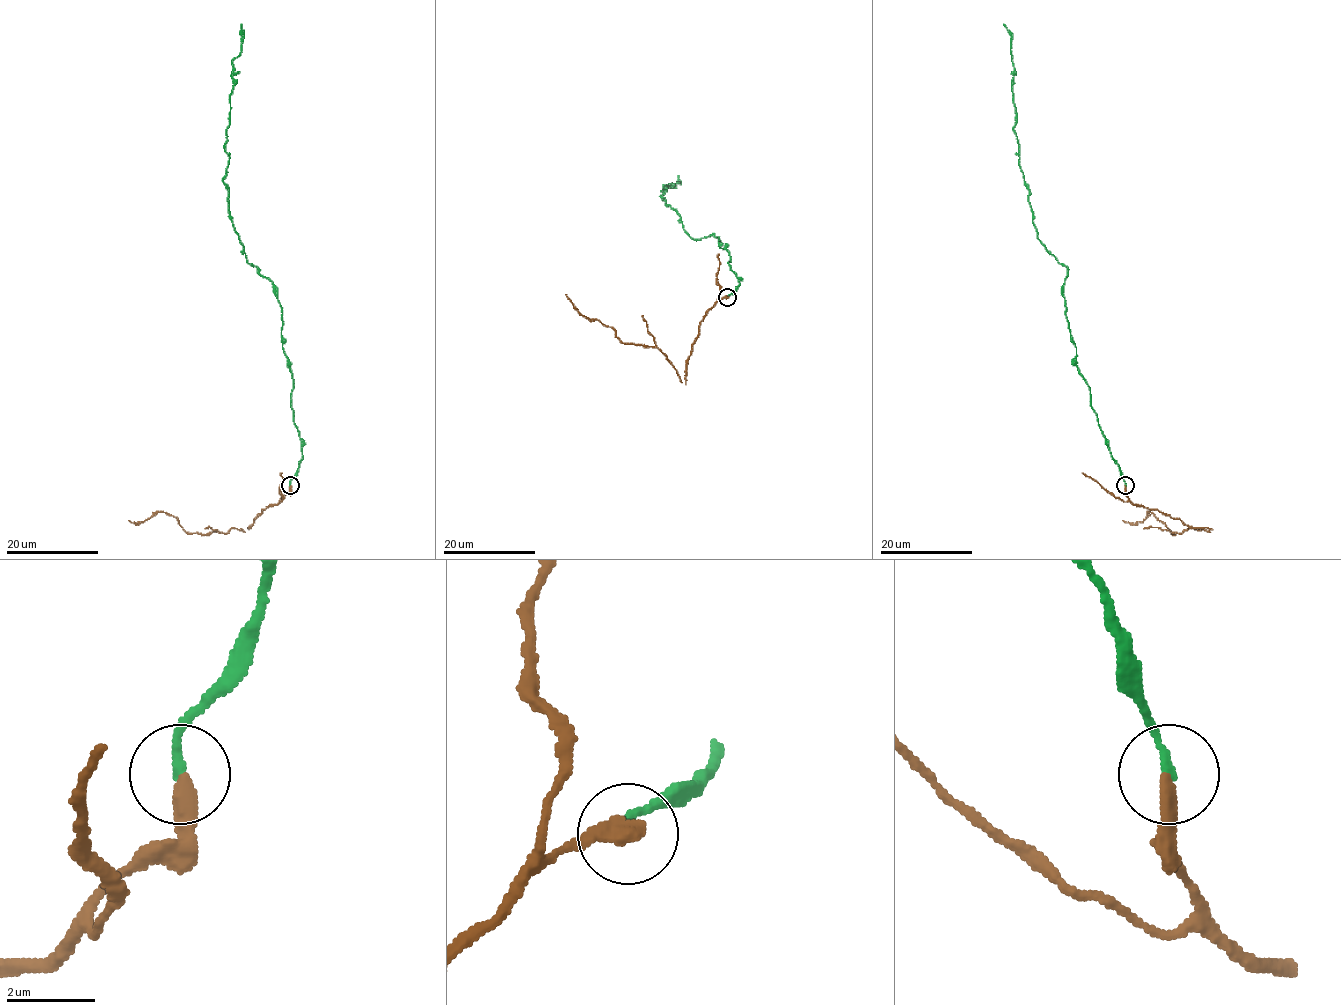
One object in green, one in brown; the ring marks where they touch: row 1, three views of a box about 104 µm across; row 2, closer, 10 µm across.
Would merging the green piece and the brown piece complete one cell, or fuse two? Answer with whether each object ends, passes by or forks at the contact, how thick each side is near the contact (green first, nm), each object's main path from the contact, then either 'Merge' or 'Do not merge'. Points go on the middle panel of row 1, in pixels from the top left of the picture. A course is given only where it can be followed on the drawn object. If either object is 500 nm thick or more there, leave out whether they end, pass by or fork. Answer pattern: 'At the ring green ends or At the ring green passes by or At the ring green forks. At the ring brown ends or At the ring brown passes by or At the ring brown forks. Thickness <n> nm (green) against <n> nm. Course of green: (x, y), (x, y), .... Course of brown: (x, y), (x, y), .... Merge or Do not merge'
At the ring green ends. At the ring brown ends. Thickness 190 nm (green) against 360 nm. Course of green: (727, 298), (739, 279), (719, 238), (692, 239), (675, 209), (660, 196), (664, 185), (679, 183), (677, 175). Course of brown: (727, 298), (701, 322), (682, 382), (658, 349), (624, 344), (610, 327), (580, 314), (565, 294). Merge

